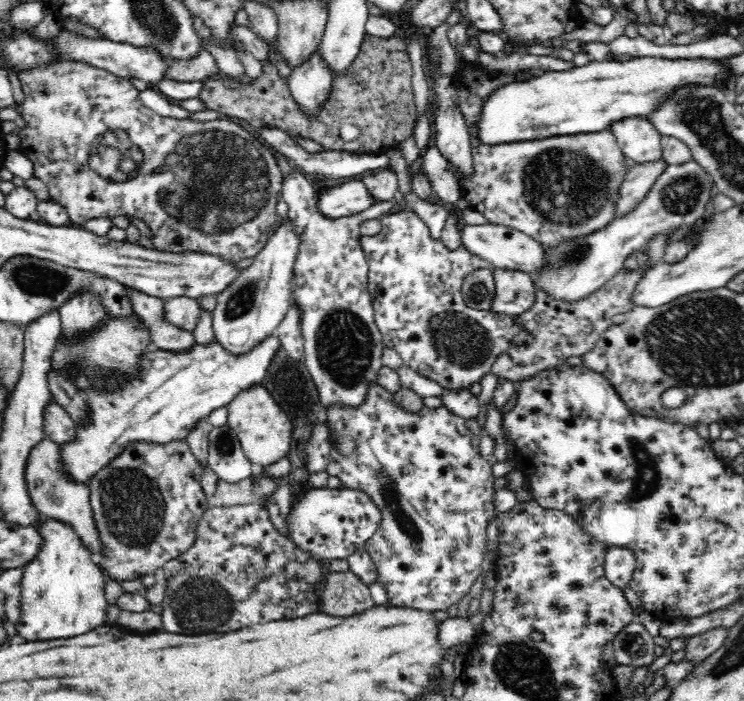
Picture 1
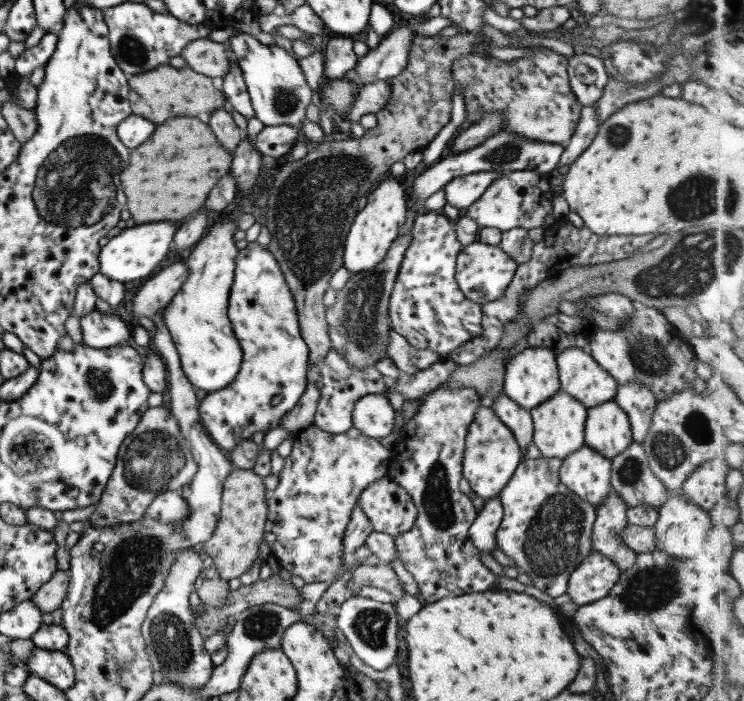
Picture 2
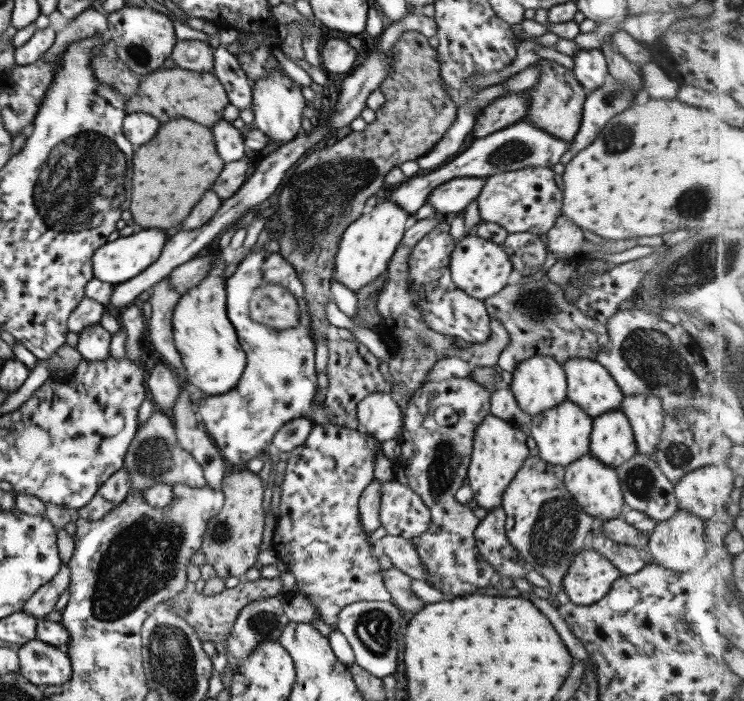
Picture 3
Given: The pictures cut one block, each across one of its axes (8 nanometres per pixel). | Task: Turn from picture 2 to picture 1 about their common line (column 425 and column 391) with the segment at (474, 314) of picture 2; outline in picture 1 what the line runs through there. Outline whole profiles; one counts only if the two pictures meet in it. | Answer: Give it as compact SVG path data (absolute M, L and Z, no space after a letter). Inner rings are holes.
M410 208L388 213L380 224L378 234L359 236L369 266L367 289L374 323L382 334L385 346L393 348L411 369L436 380L445 390L470 388L473 382L480 382L482 375L492 371L498 354L530 338L526 330L514 325L512 316L500 316L491 310L472 310L466 306L460 292L465 276L479 268L491 269L490 262L474 256L462 246L454 251L446 249L440 239L434 240L429 235L426 223Z

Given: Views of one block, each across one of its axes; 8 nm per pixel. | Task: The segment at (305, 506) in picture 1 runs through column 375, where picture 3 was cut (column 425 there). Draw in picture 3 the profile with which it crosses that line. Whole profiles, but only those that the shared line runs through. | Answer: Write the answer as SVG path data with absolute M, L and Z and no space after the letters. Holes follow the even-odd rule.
M381 481L381 500L379 500L379 526L382 526L386 534L400 536L412 540L421 536L429 526L429 509L423 505L419 495L411 491L409 487L399 484L397 481Z

